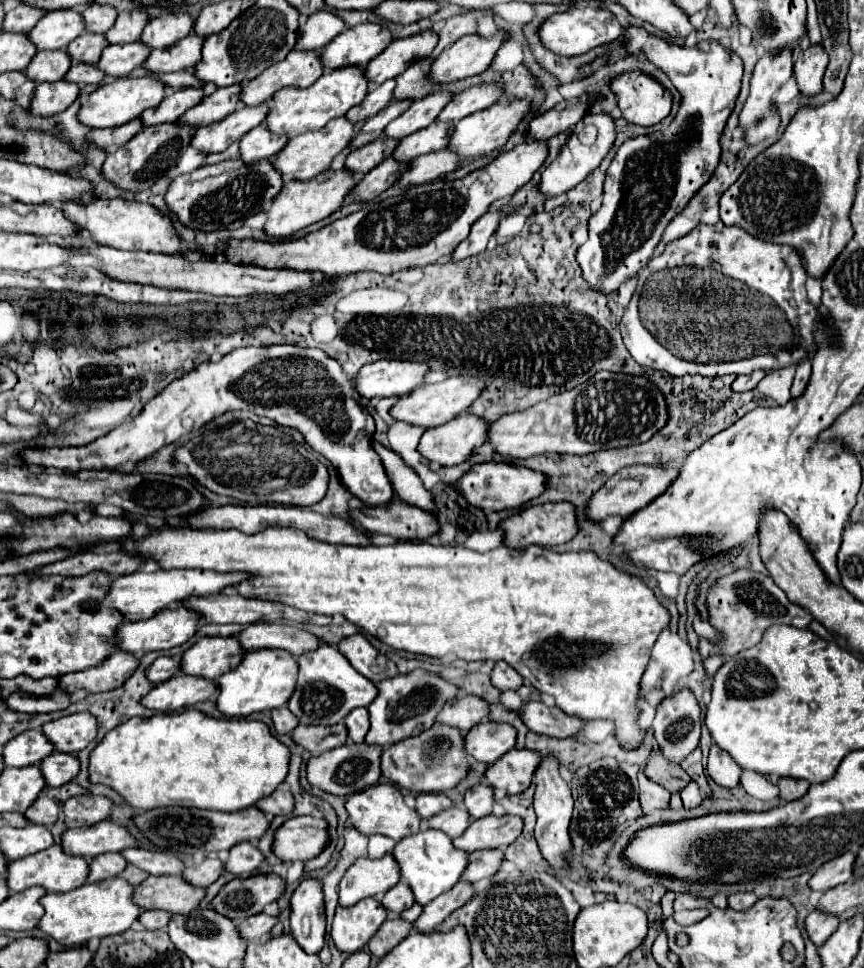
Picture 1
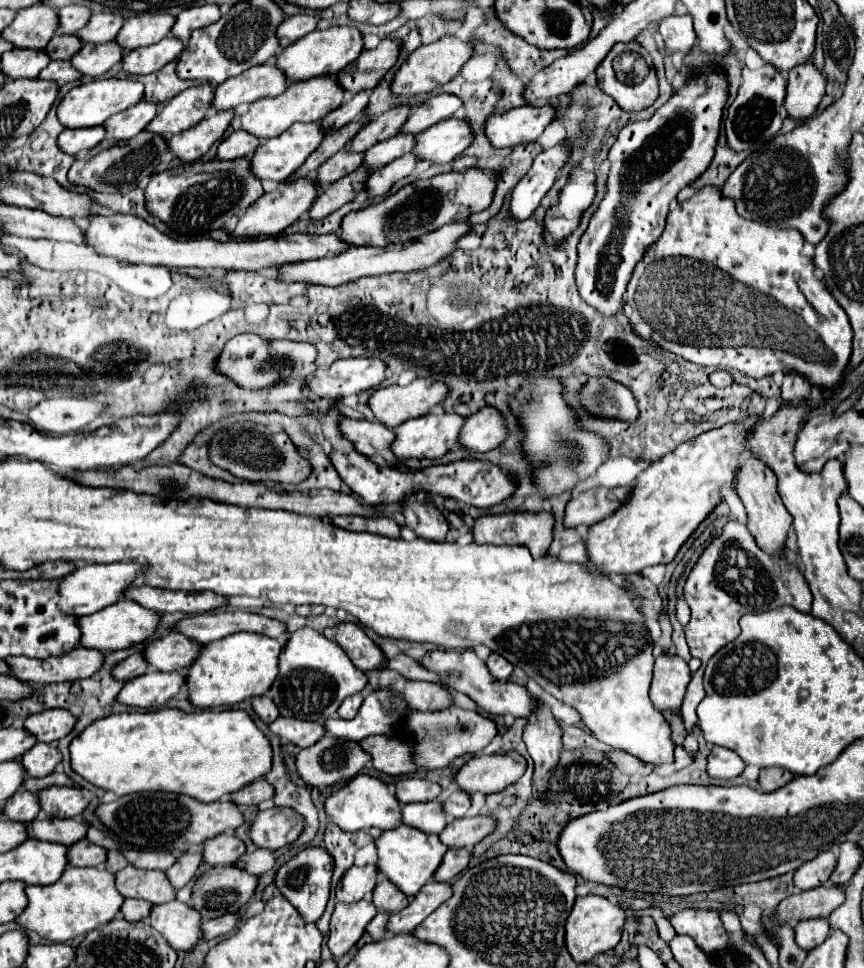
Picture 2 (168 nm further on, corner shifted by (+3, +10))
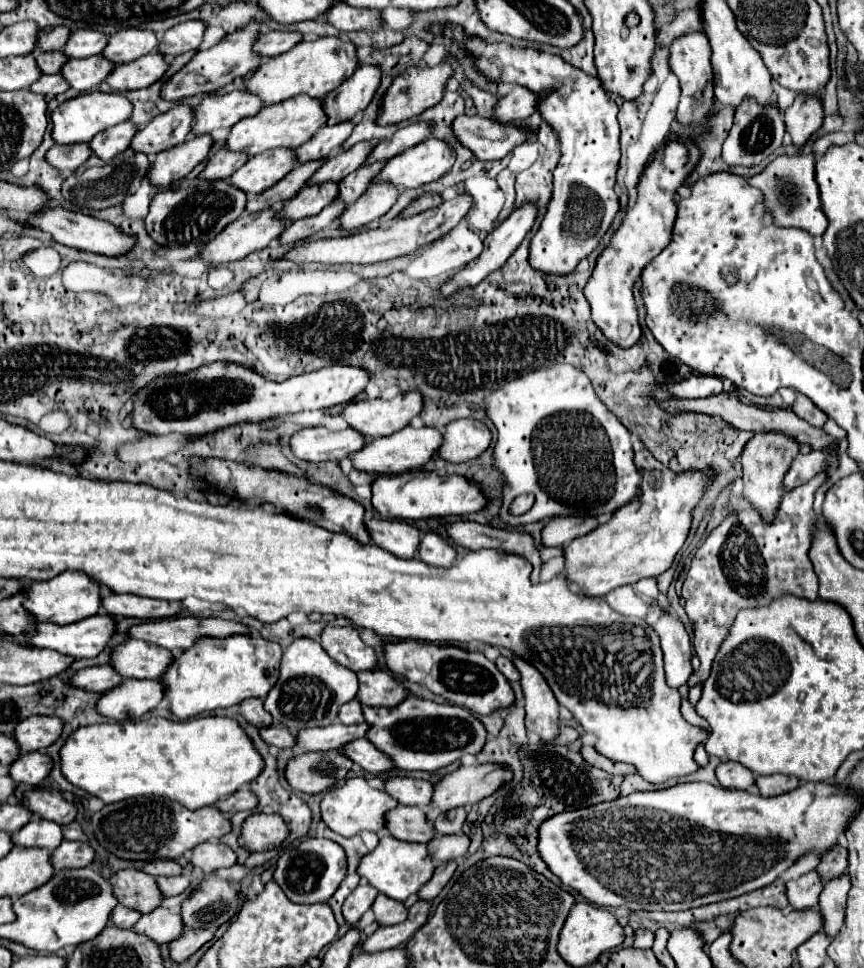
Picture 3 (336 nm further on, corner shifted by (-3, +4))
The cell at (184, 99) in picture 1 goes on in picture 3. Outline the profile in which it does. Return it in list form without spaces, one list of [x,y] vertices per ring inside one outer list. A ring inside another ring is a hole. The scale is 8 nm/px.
[[[127,120],[117,126],[111,126],[109,130],[105,130],[105,134],[97,134],[97,138],[89,142],[89,146],[101,160],[107,162],[117,154],[121,154],[123,150],[127,150],[135,134],[137,134],[137,126],[133,126],[133,122]]]

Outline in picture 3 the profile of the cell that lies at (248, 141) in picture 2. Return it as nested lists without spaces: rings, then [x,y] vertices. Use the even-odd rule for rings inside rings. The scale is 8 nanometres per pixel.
[[[221,148],[215,156],[209,158],[209,162],[207,162],[205,170],[203,170],[203,176],[207,180],[227,180],[247,160],[249,160],[249,156],[245,152],[233,152],[229,148]]]

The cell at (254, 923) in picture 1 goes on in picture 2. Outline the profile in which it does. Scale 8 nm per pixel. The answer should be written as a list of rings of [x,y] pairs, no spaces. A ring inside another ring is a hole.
[[[227,914],[221,918],[213,918],[213,920],[205,920],[205,924],[201,924],[201,940],[213,940],[213,938],[221,938],[233,932],[233,926],[237,924],[237,916],[235,914]]]

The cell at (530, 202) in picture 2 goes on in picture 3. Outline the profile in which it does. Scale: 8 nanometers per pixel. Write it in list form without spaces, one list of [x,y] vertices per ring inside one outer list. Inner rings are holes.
[[[525,202],[523,206],[515,208],[507,220],[503,220],[493,232],[487,234],[487,238],[485,238],[485,242],[483,242],[485,248],[483,248],[481,256],[475,258],[467,268],[463,268],[461,272],[457,272],[447,284],[443,284],[439,294],[441,294],[441,296],[449,296],[449,294],[453,294],[453,292],[457,292],[457,290],[461,290],[461,288],[465,288],[465,286],[475,286],[475,284],[479,284],[485,276],[489,276],[493,270],[497,270],[501,264],[505,264],[505,260],[513,254],[513,250],[517,250],[517,246],[521,244],[521,240],[525,238],[525,234],[533,228],[535,218],[537,218],[537,206],[535,206],[533,202]]]

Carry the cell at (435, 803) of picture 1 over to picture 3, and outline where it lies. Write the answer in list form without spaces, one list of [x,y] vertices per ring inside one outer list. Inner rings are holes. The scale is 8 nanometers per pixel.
[[[395,776],[385,782],[385,792],[405,806],[427,806],[433,798],[433,784],[427,780]]]

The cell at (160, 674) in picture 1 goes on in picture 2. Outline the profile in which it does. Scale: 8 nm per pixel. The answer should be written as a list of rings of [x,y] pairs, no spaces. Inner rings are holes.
[[[133,654],[133,656],[127,656],[125,660],[121,660],[115,668],[113,668],[113,678],[117,680],[133,680],[141,674],[147,672],[147,662],[143,658],[143,654]]]

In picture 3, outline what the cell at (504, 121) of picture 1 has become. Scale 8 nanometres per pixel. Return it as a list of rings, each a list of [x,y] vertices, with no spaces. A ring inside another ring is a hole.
[[[429,138],[397,154],[397,158],[391,158],[375,182],[385,180],[395,186],[403,184],[405,188],[419,188],[447,174],[455,160],[457,152],[445,140]]]

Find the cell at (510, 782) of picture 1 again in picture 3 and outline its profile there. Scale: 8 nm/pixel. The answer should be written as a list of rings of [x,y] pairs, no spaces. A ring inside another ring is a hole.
[[[499,764],[461,766],[435,784],[433,804],[441,812],[457,806],[469,806],[491,796],[511,780],[513,772]]]

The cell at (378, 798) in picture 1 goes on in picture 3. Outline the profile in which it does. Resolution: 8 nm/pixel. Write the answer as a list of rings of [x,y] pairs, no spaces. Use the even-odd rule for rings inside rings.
[[[351,778],[343,786],[333,788],[325,794],[325,798],[321,802],[321,816],[323,816],[323,822],[327,824],[327,828],[331,828],[333,832],[337,832],[345,838],[351,838],[351,836],[361,834],[363,830],[379,832],[381,828],[385,828],[385,814],[395,806],[397,806],[397,802],[393,798],[389,798],[387,792],[371,788],[365,778]]]

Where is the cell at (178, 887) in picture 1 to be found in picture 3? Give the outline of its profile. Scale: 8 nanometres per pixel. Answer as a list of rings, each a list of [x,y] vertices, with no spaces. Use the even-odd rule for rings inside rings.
[[[119,870],[111,876],[113,892],[117,894],[119,904],[133,908],[141,914],[149,914],[163,902],[163,892],[157,884],[157,880],[151,874],[145,874],[143,870]]]

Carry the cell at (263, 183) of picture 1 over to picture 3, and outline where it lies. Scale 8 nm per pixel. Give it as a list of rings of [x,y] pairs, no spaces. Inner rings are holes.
[[[197,180],[183,182],[173,188],[157,192],[151,200],[149,214],[145,218],[145,228],[149,236],[167,248],[185,248],[193,244],[207,244],[215,238],[227,224],[235,222],[247,206],[247,194],[227,180]]]

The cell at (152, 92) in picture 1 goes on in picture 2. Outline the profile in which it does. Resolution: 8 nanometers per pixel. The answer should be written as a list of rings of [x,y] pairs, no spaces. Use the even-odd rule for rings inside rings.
[[[117,78],[91,80],[81,86],[75,86],[61,98],[61,102],[57,106],[57,116],[65,128],[93,128],[93,126],[101,126],[109,116],[123,112],[129,106],[135,106],[137,102],[141,102],[141,98],[143,98],[141,82],[117,80]]]

